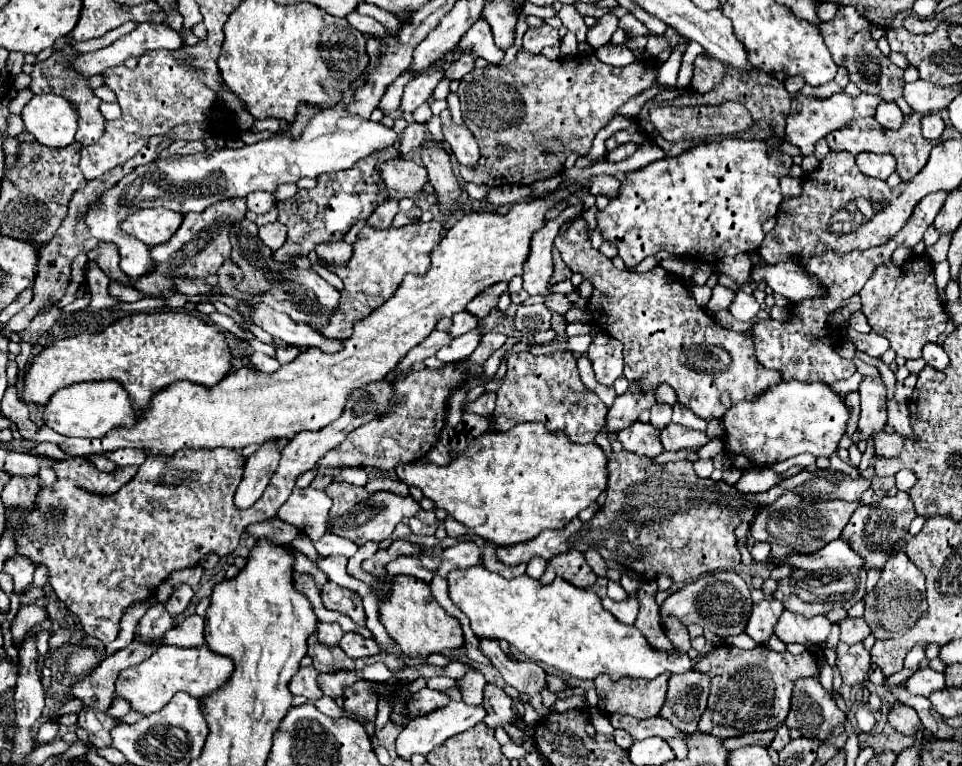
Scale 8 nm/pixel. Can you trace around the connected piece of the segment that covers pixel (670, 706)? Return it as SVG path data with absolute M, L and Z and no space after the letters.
M700 671L672 675L668 679L668 695L658 717L668 719L678 731L692 733L706 709L708 677Z

